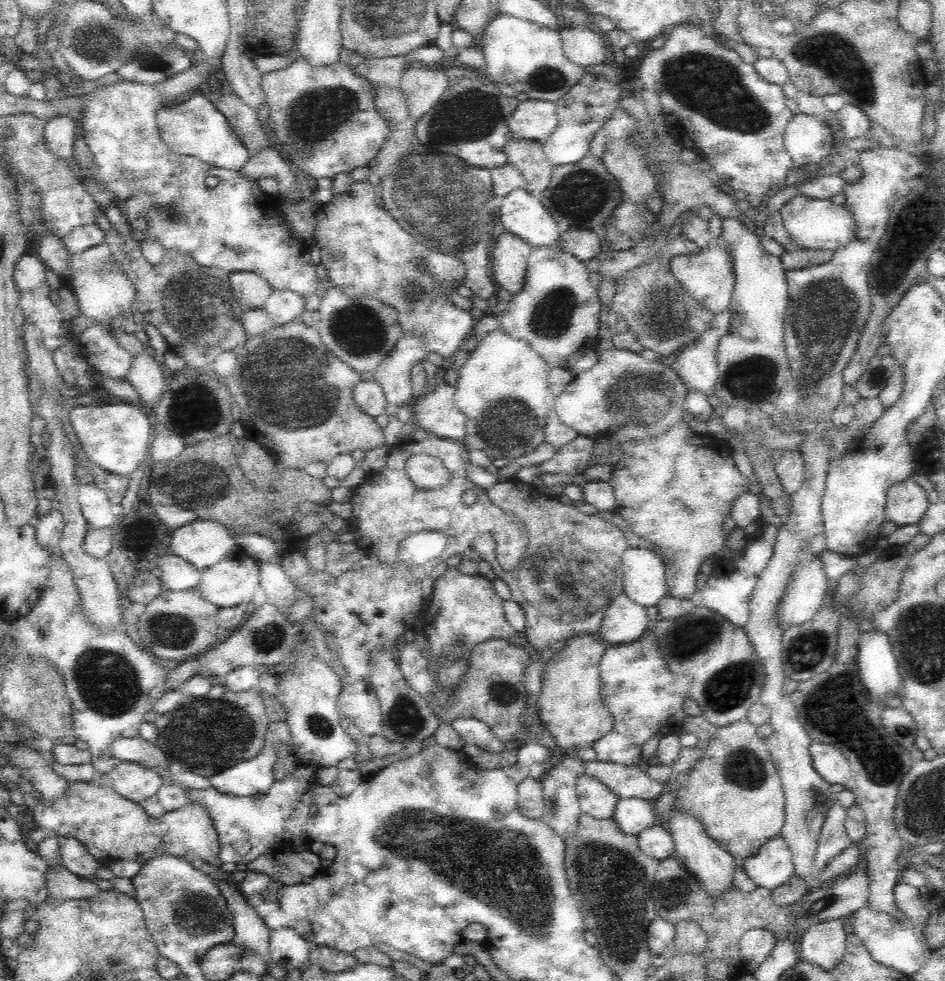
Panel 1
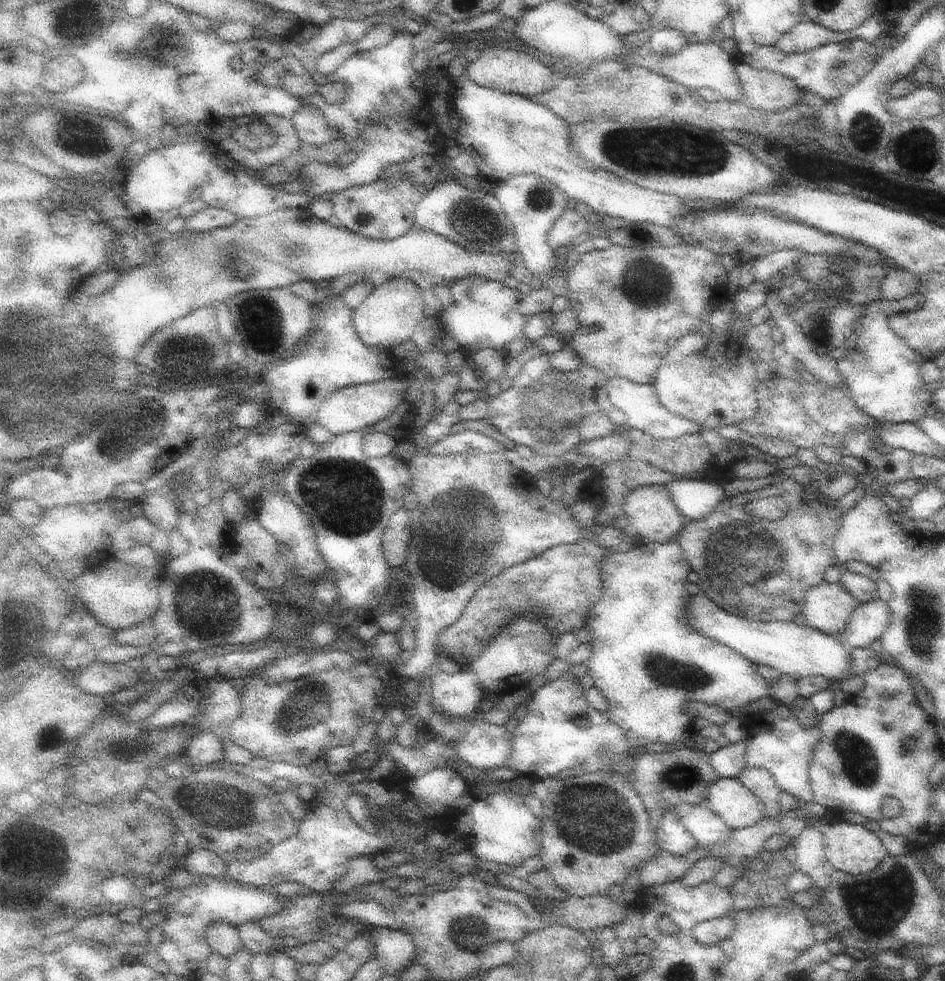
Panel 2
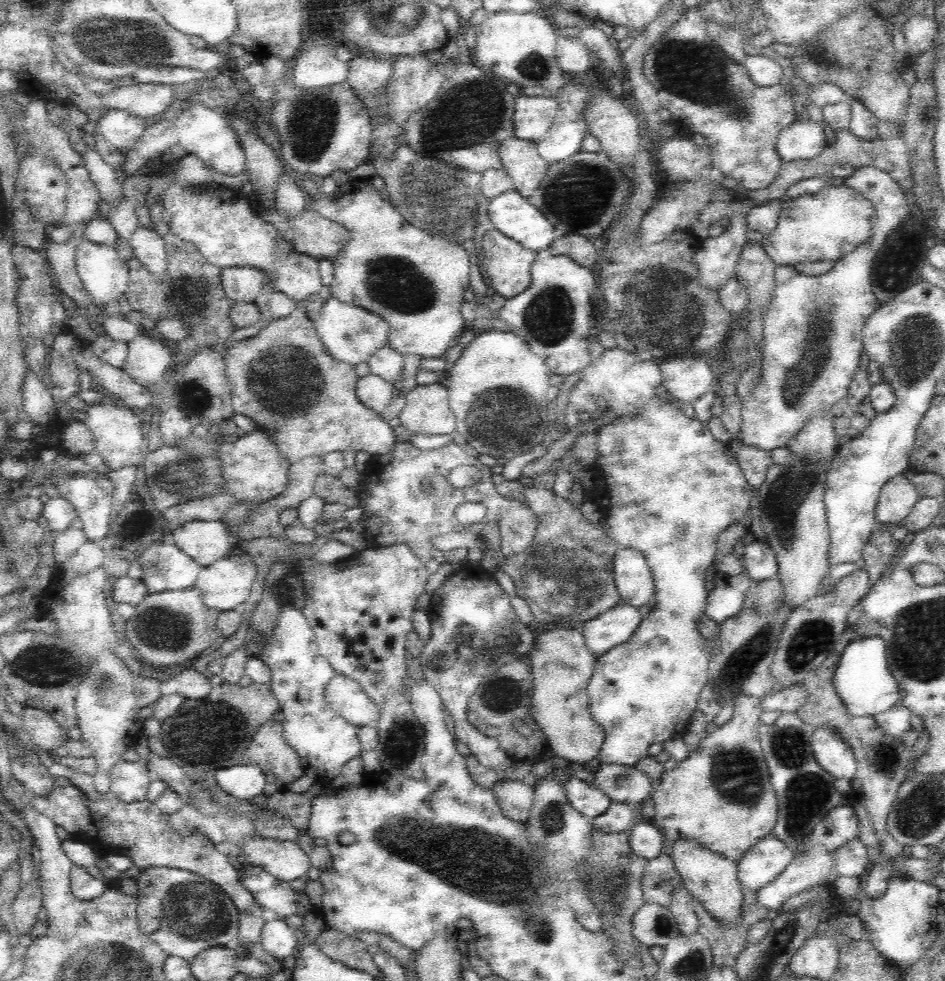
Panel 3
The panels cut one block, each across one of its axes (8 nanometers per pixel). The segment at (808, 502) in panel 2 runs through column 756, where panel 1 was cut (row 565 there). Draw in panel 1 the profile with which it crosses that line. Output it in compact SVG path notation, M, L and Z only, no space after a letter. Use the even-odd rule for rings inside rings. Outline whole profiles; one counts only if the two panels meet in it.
M510 478L486 491L496 506L515 514L528 532L526 554L510 571L504 571L497 562L496 542L491 536L477 537L472 548L492 566L497 578L506 581L511 600L524 609L523 631L530 646L543 654L550 644L563 638L588 633L600 640L604 613L612 600L623 594L621 555L629 548L624 532L604 518L584 514L576 506L545 494L537 483Z

